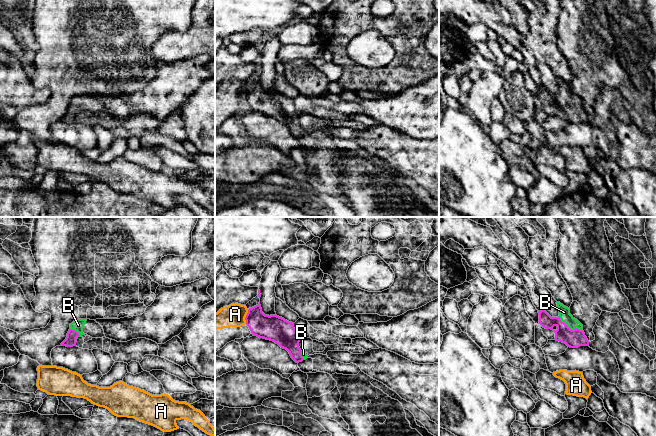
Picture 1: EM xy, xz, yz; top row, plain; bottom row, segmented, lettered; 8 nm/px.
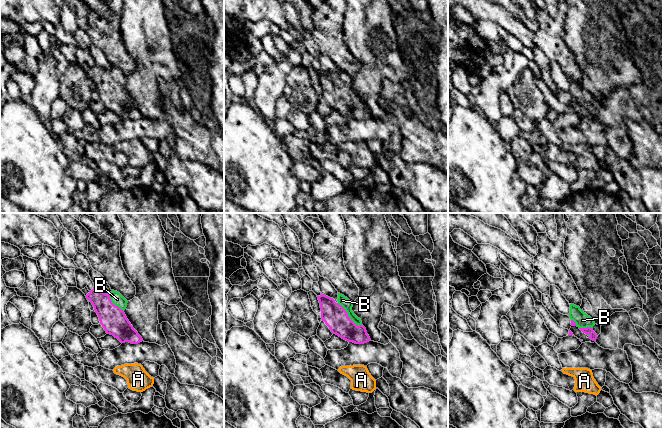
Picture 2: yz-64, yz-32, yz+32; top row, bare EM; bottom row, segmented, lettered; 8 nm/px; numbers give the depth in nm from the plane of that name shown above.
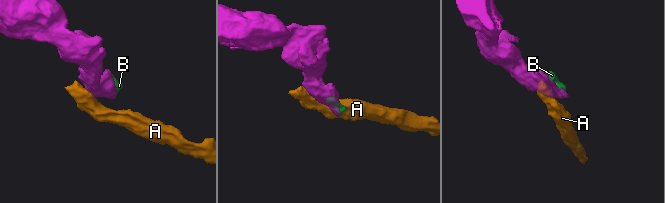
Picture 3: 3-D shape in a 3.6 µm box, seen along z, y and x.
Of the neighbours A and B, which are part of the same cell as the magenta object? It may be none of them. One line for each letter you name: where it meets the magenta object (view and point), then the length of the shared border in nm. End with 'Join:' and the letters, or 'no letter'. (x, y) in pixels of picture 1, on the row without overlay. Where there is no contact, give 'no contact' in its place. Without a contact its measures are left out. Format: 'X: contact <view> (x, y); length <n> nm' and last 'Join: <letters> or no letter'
B: contact yz (569, 104); length 240 nm
Join: B

